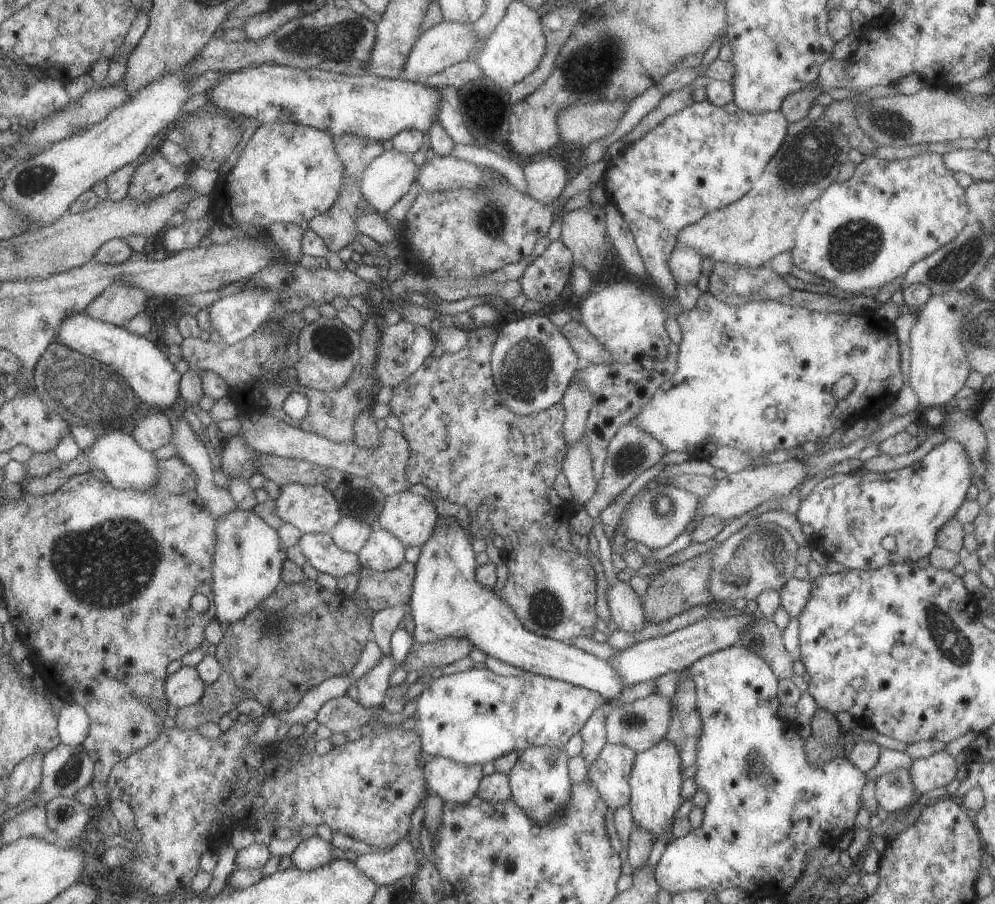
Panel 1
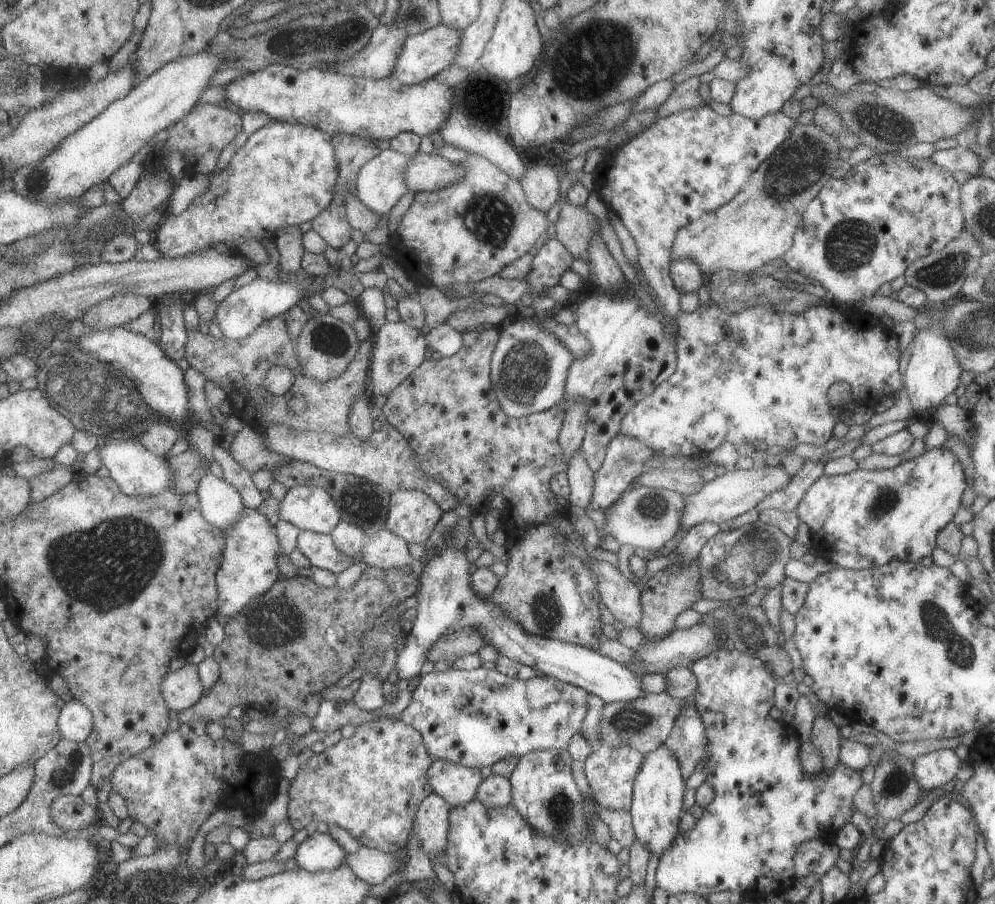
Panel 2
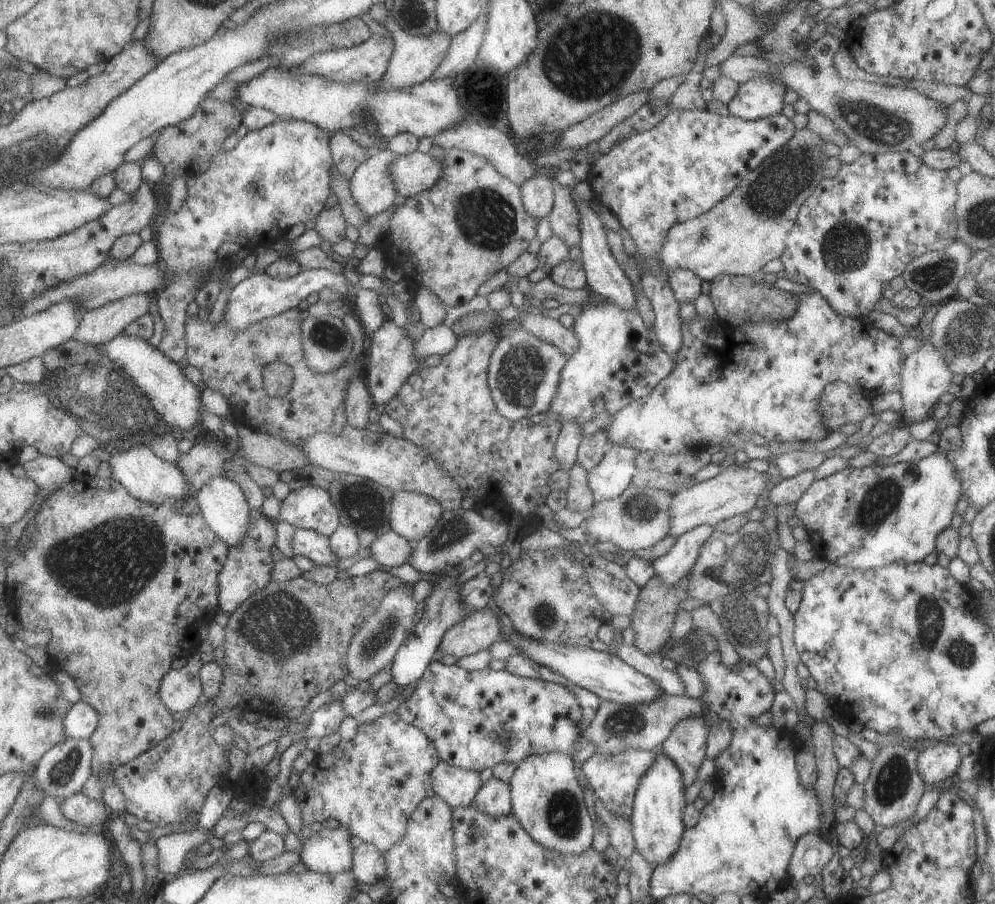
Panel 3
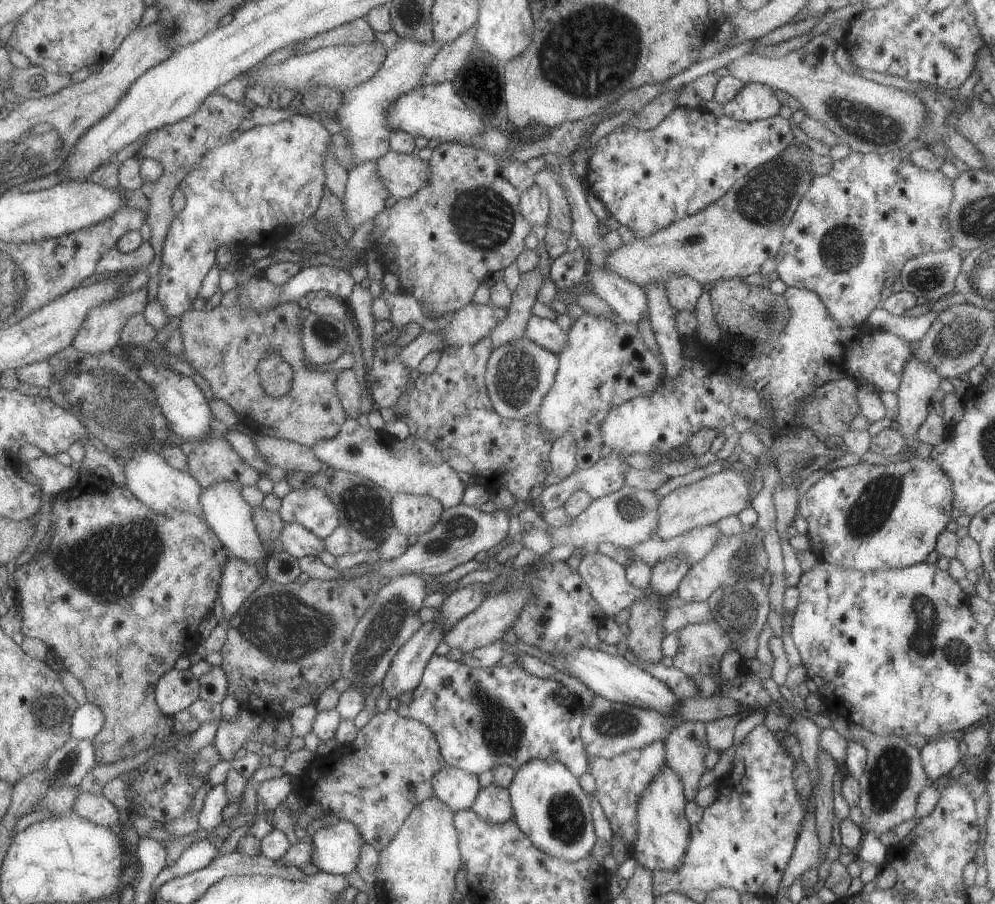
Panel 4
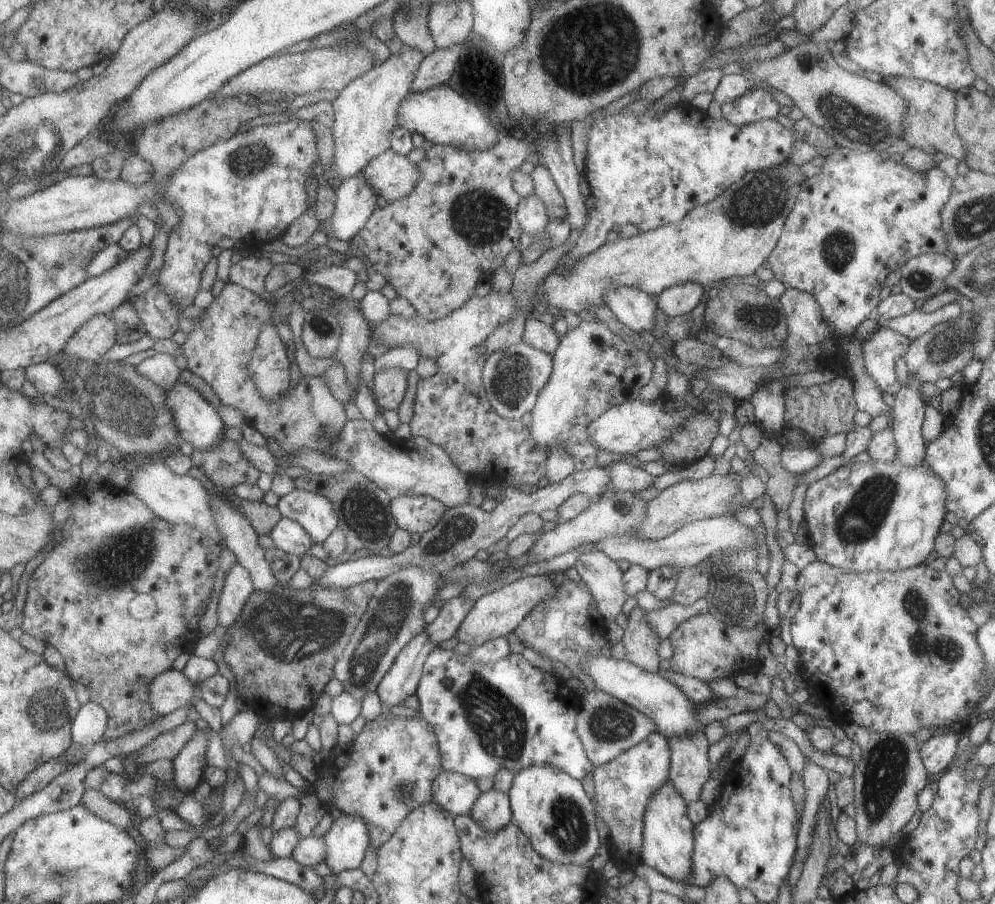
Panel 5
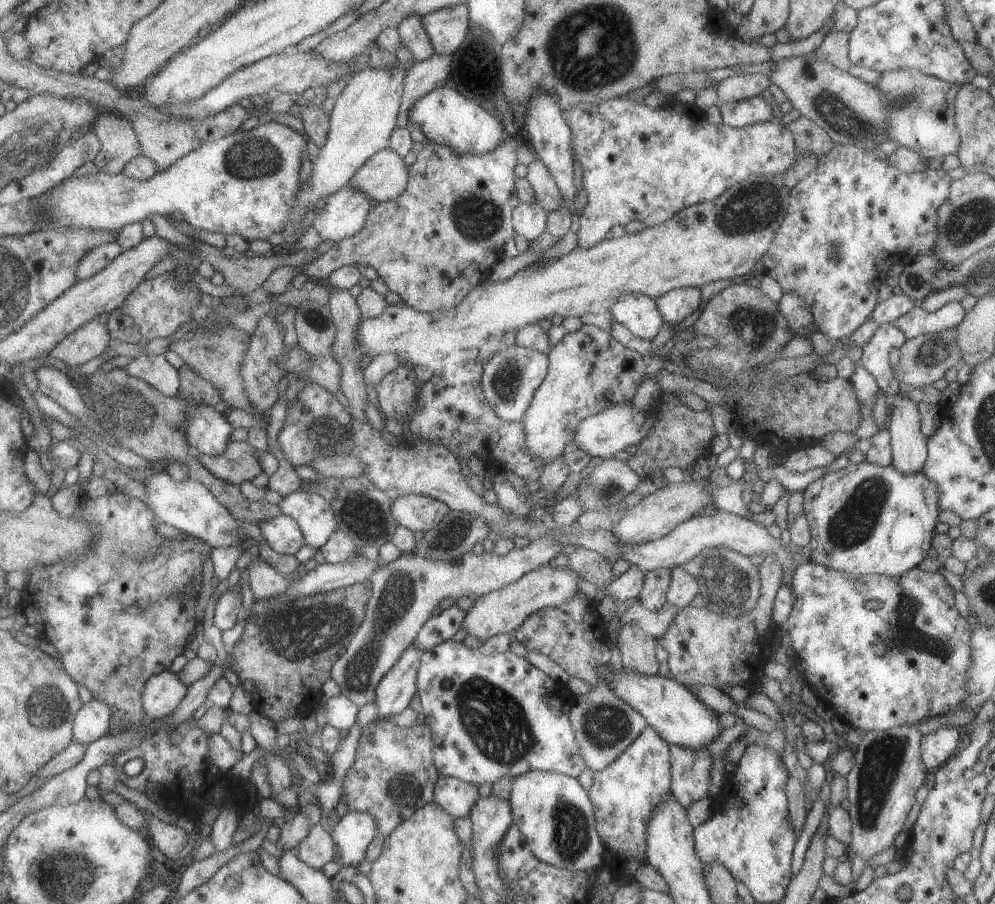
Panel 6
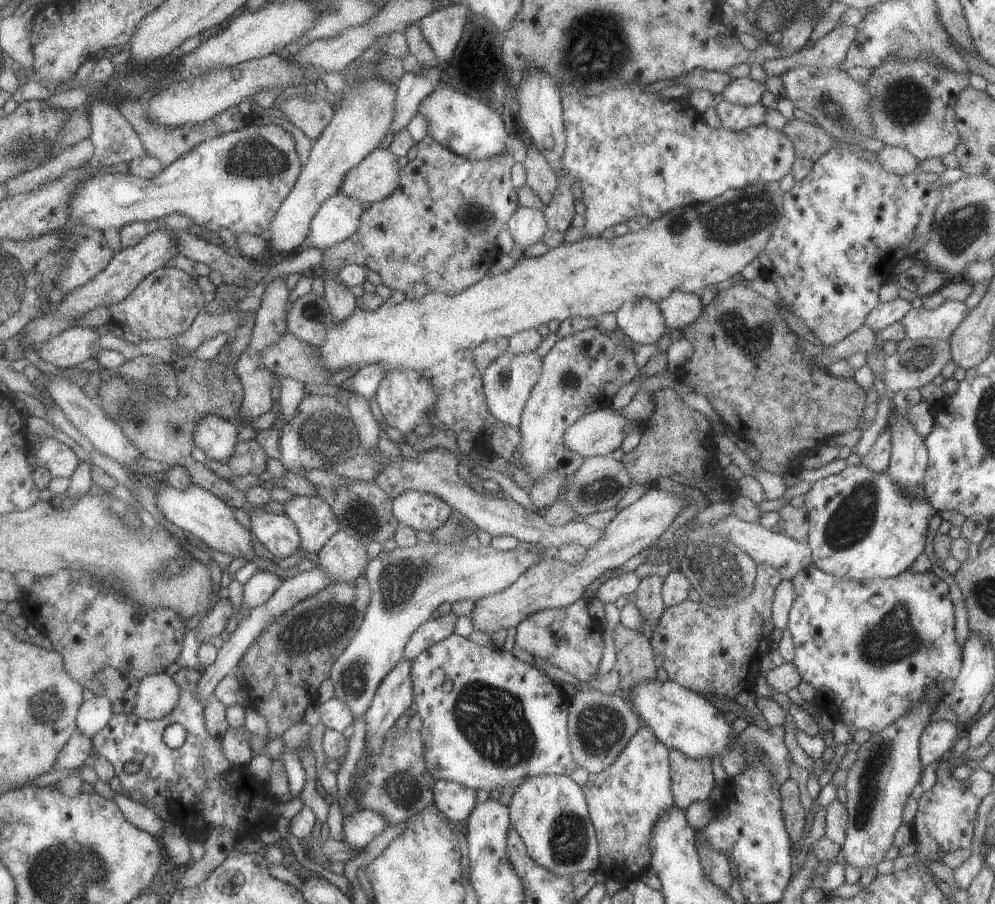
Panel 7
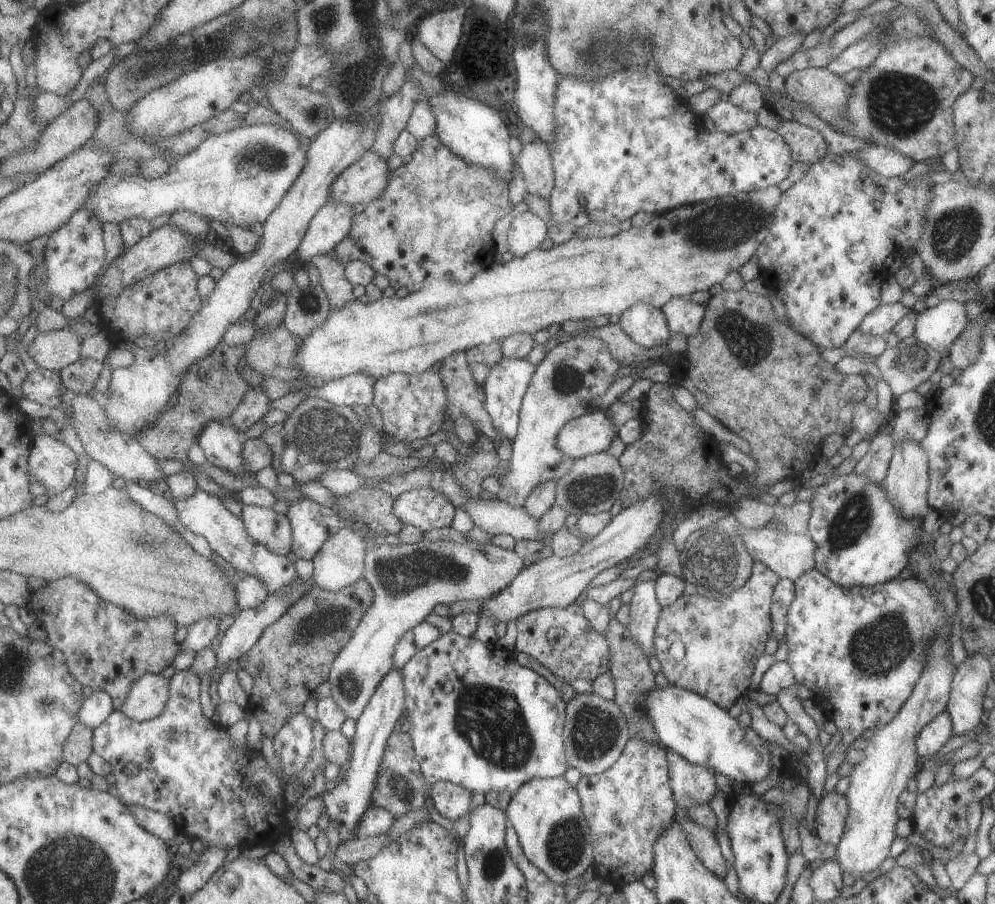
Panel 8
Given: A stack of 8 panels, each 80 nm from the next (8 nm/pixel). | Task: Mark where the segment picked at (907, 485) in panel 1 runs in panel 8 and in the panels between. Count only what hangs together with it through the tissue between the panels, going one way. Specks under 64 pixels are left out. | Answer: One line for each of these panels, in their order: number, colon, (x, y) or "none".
2: (862, 519)
3: (865, 518)
4: (866, 517)
5: (861, 517)
6: (864, 519)
7: (861, 527)
8: (860, 540)

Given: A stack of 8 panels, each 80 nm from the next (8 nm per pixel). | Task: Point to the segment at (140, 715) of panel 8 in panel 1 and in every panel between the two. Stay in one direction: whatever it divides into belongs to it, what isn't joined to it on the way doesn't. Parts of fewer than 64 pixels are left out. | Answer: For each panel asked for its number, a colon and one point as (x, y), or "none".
1: (182, 688)
2: (181, 688)
3: (179, 689)
4: (176, 689)
5: (171, 690)
6: (161, 693)
7: (156, 694)

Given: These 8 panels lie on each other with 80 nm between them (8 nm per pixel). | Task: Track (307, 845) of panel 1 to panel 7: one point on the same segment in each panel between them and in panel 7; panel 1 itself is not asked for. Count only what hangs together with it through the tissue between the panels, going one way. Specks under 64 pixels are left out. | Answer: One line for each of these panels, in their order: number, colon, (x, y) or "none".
2: (317, 852)
3: (329, 851)
4: (335, 844)
5: (346, 840)
6: (351, 835)
7: (361, 827)

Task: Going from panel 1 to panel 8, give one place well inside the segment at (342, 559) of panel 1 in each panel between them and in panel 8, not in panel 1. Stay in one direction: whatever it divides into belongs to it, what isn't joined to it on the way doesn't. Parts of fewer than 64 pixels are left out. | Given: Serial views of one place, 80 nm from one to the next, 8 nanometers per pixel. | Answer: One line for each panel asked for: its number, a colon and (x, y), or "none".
2: (318, 547)
3: (306, 542)
4: (297, 541)
5: (288, 536)
6: (281, 534)
7: (276, 533)
8: (272, 530)

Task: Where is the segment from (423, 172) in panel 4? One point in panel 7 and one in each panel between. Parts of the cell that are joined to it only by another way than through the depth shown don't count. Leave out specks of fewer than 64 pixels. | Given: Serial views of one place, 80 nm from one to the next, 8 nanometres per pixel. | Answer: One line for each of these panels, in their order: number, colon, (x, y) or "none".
5: (390, 174)
6: (382, 177)
7: (375, 177)

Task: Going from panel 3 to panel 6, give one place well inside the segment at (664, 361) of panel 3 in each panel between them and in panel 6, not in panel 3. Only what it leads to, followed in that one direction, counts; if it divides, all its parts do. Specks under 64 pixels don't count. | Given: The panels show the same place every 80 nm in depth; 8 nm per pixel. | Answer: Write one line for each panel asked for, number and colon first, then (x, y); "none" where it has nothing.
4: (606, 363)
5: (593, 369)
6: (588, 371)

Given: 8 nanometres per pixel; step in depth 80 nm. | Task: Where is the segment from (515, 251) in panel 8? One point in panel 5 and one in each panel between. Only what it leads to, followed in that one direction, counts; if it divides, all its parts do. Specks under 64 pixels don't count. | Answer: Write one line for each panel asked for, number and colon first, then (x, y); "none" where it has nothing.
5: (530, 213)
6: (529, 220)
7: (526, 225)

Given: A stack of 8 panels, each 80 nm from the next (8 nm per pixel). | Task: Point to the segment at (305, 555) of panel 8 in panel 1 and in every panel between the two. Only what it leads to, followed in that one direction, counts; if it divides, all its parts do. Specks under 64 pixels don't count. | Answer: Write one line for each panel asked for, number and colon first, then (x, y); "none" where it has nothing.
1: (310, 508)
2: (312, 509)
3: (310, 507)
4: (311, 508)
5: (314, 512)
6: (311, 513)
7: (313, 519)

